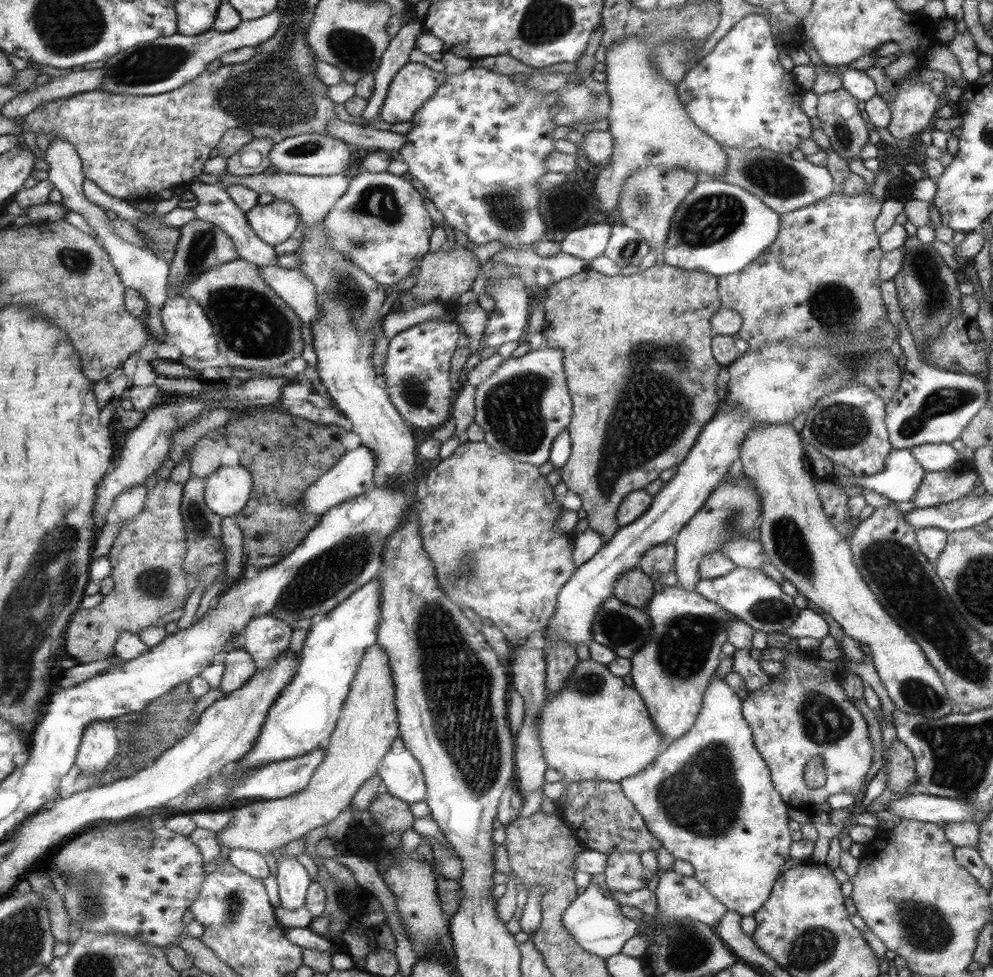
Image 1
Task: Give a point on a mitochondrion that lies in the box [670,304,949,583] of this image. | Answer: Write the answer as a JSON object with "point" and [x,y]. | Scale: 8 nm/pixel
{"point":[837,425]}

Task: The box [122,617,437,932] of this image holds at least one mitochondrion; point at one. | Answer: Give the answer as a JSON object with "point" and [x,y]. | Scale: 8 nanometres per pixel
{"point":[233,904]}

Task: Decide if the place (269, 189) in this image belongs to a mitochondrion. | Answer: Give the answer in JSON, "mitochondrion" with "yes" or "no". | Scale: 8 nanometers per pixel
{"mitochondrion":"no"}

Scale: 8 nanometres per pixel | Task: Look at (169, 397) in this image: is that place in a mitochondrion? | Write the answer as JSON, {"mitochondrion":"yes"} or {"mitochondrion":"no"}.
{"mitochondrion":"no"}

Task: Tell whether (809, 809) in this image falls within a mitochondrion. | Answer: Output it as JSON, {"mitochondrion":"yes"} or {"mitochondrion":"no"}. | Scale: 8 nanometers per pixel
{"mitochondrion":"no"}

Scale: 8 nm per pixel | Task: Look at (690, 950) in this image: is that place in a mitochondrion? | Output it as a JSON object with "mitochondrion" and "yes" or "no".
{"mitochondrion":"yes"}

